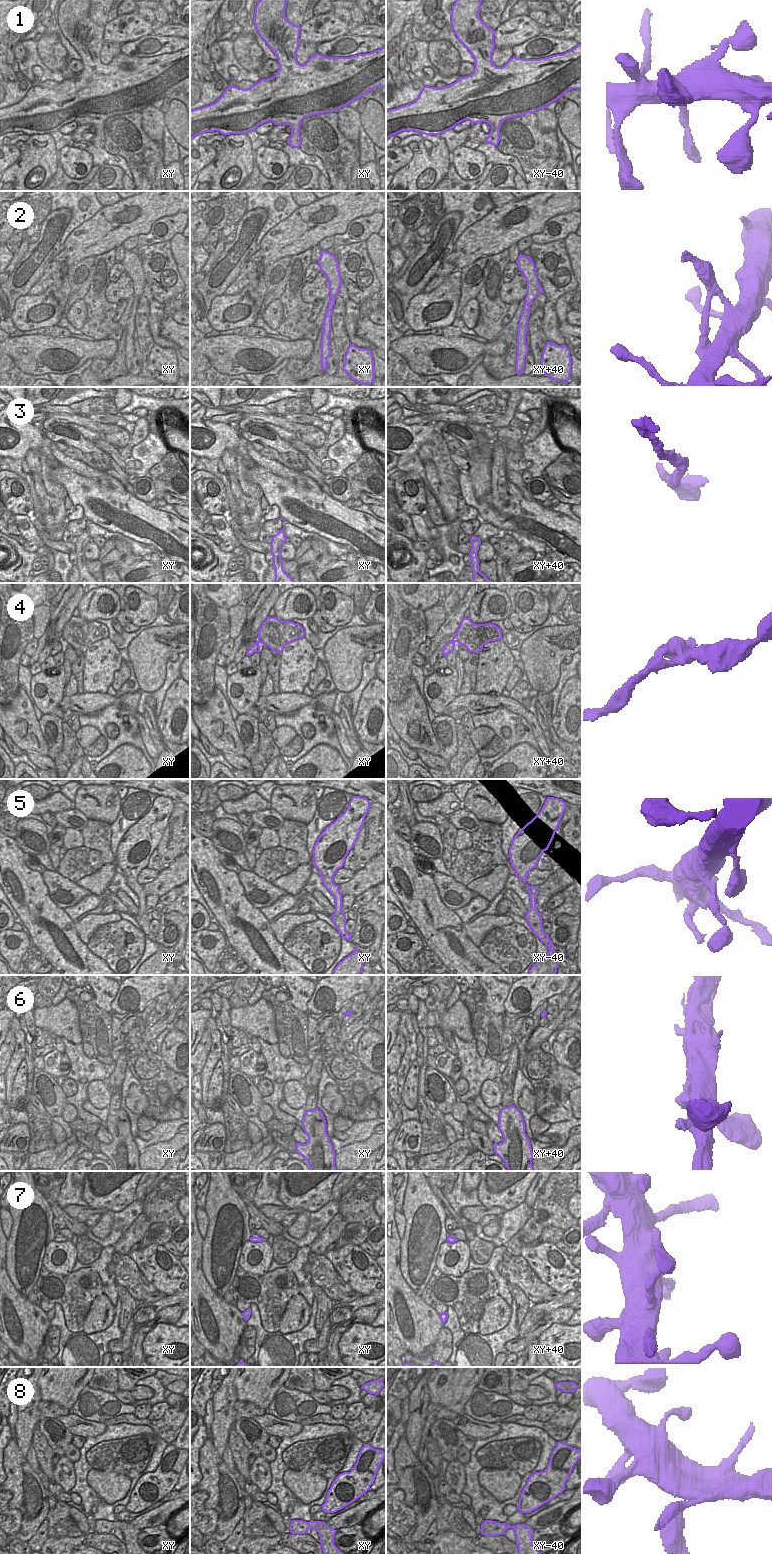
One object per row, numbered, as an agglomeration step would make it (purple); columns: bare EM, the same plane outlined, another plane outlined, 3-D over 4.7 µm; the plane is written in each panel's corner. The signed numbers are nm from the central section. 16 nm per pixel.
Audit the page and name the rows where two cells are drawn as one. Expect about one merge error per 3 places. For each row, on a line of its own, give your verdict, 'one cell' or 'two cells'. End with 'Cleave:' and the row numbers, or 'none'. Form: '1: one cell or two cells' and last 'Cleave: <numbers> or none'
1: one cell
2: two cells
3: one cell
4: one cell
5: one cell
6: one cell
7: one cell
8: one cell
Cleave: 2

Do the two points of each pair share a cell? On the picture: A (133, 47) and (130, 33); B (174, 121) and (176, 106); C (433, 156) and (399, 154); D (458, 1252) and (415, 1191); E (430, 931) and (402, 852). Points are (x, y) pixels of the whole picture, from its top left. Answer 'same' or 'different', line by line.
A: different
B: same
C: different
D: different
E: same

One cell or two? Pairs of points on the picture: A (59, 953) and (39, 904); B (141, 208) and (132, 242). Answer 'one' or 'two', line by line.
A: one
B: two

